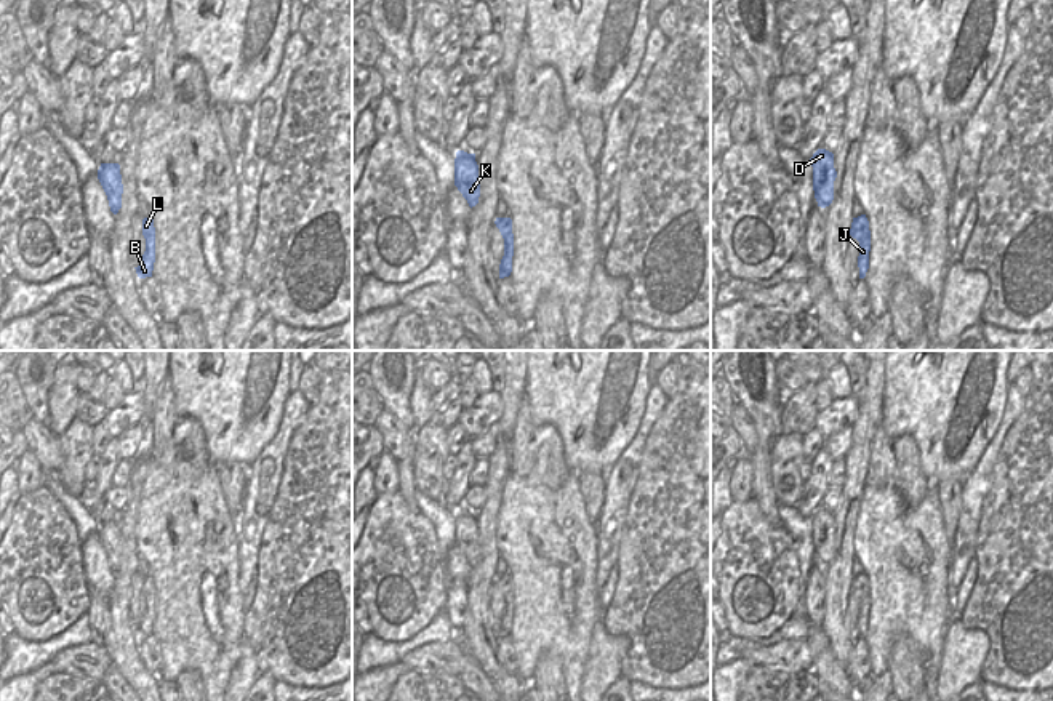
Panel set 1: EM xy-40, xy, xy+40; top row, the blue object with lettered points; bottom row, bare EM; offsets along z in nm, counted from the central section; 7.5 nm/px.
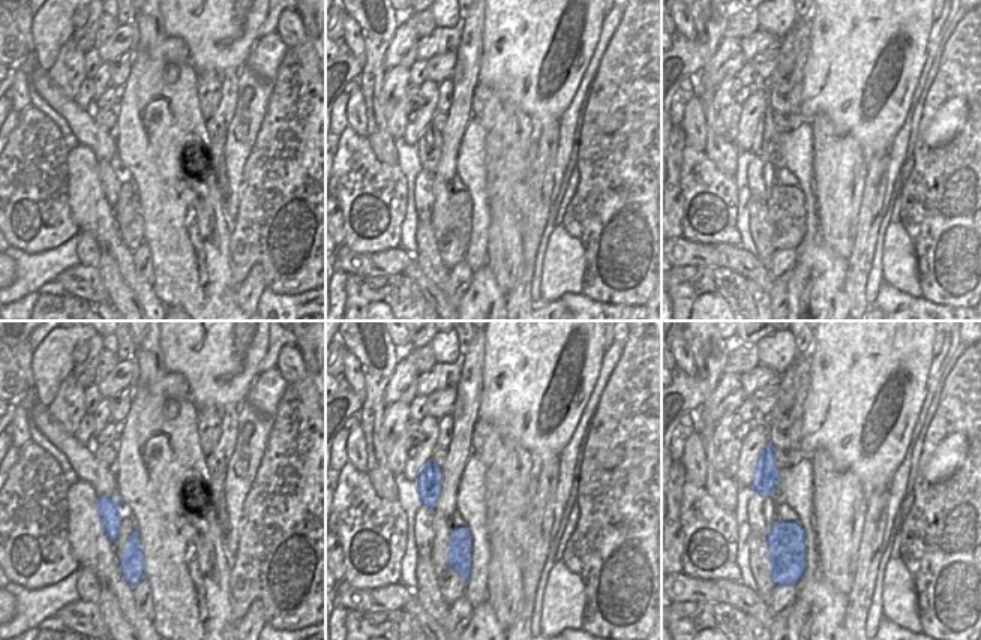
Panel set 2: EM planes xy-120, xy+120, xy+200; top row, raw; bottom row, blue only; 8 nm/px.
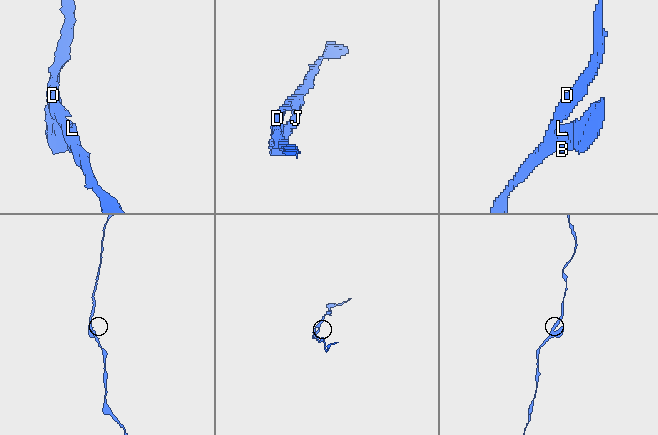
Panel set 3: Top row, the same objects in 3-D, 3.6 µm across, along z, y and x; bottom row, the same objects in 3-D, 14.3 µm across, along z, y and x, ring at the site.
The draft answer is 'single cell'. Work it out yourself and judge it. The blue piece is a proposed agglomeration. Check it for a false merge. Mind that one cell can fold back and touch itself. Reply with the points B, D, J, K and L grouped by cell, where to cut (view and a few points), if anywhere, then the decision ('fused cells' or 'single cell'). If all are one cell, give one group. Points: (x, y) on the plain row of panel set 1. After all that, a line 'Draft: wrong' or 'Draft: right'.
B D J K L; no cut; single cell
Draft: right

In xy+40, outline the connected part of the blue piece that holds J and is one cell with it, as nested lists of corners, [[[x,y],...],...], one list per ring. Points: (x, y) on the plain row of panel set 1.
[[[866,573],[853,576],[850,594],[859,600],[858,626],[859,626],[859,637],[864,637],[869,627],[869,610],[871,610],[871,589]]]

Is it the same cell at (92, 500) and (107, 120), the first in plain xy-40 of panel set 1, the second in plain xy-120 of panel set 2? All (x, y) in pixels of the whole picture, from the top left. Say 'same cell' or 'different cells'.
different cells

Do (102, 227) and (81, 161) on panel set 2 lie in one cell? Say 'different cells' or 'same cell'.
same cell

